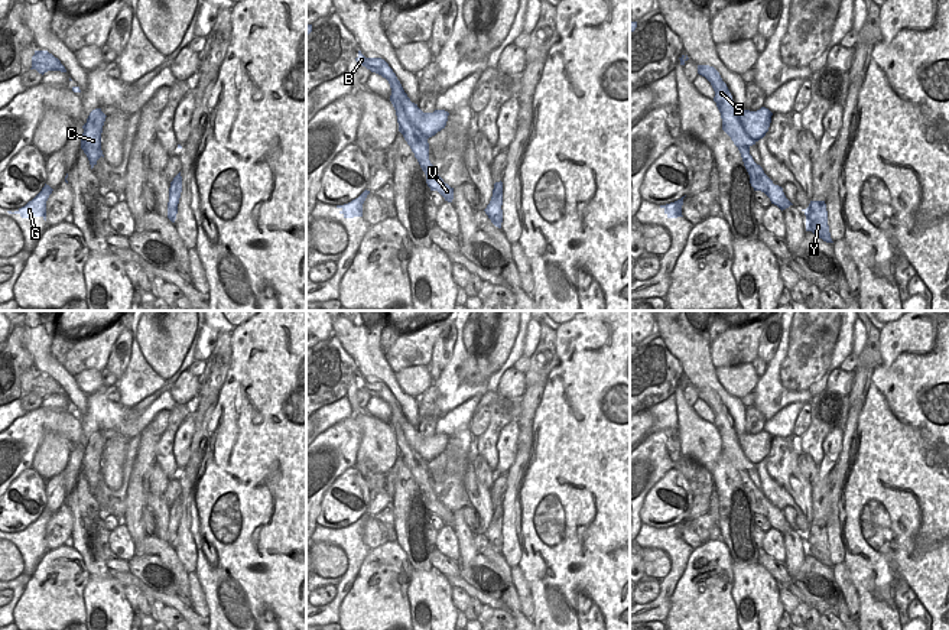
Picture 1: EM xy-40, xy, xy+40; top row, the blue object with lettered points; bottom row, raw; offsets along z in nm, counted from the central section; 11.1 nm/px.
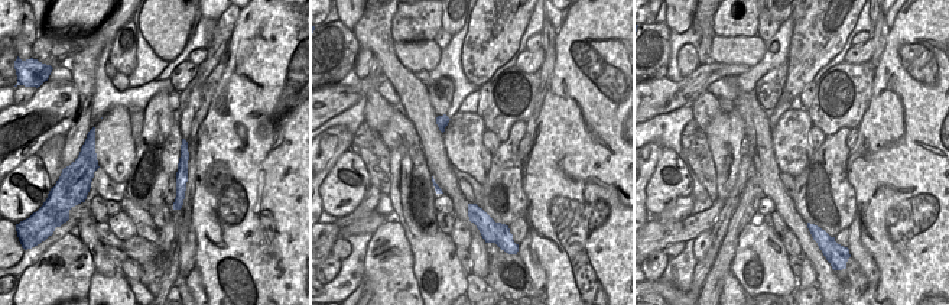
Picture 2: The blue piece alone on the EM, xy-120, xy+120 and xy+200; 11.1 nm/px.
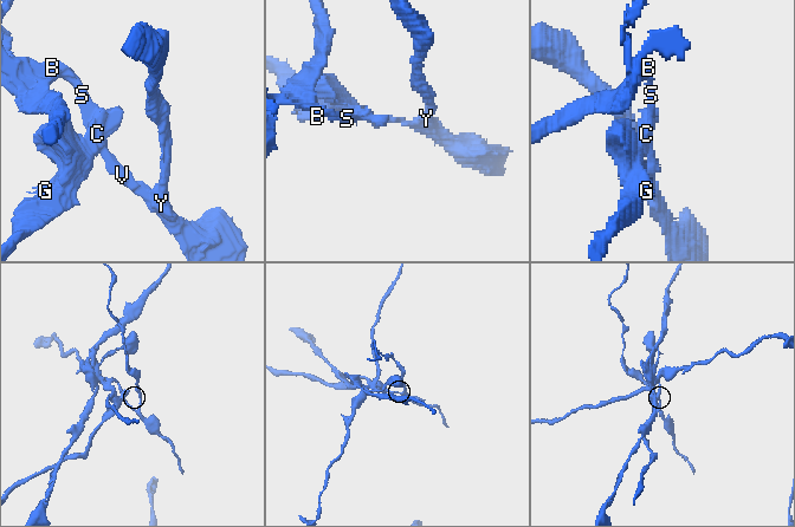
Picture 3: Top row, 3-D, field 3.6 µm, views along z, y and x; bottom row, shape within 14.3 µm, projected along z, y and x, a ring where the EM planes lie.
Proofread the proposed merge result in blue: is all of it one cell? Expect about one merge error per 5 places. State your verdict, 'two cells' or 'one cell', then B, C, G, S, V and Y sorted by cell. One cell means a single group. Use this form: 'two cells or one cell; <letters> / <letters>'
two cells; B S V Y / C G

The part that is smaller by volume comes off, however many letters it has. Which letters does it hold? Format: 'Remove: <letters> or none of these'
Remove: C, G

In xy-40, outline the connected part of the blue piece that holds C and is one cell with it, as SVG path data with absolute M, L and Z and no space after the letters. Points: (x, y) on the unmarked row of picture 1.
M95 432L90 436L87 446L82 449L84 457L81 462L81 472L87 478L91 493L97 488L97 484L104 478L101 474L101 457L105 445L105 438L101 432Z

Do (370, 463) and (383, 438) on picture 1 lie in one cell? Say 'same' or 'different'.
same

